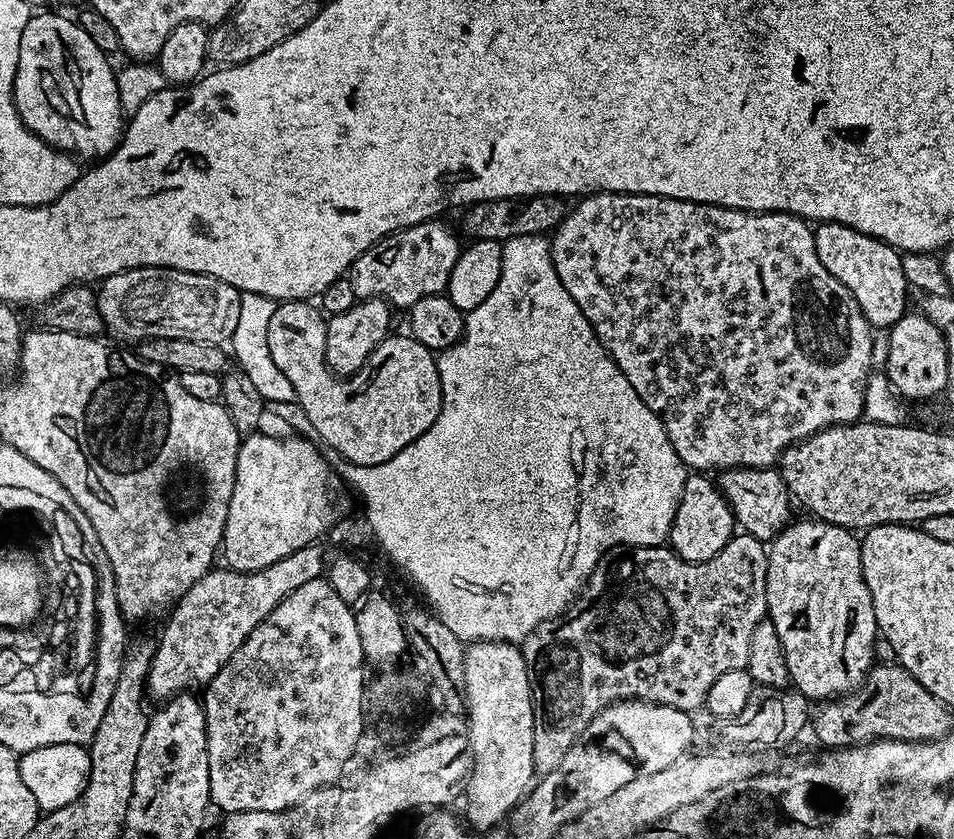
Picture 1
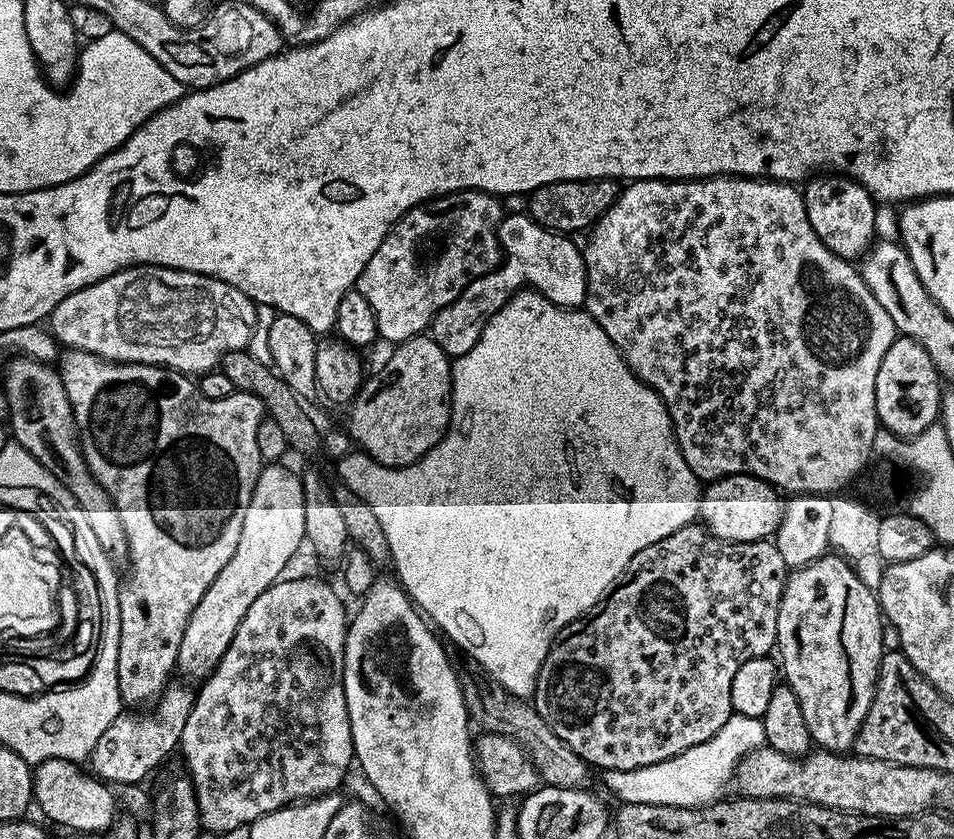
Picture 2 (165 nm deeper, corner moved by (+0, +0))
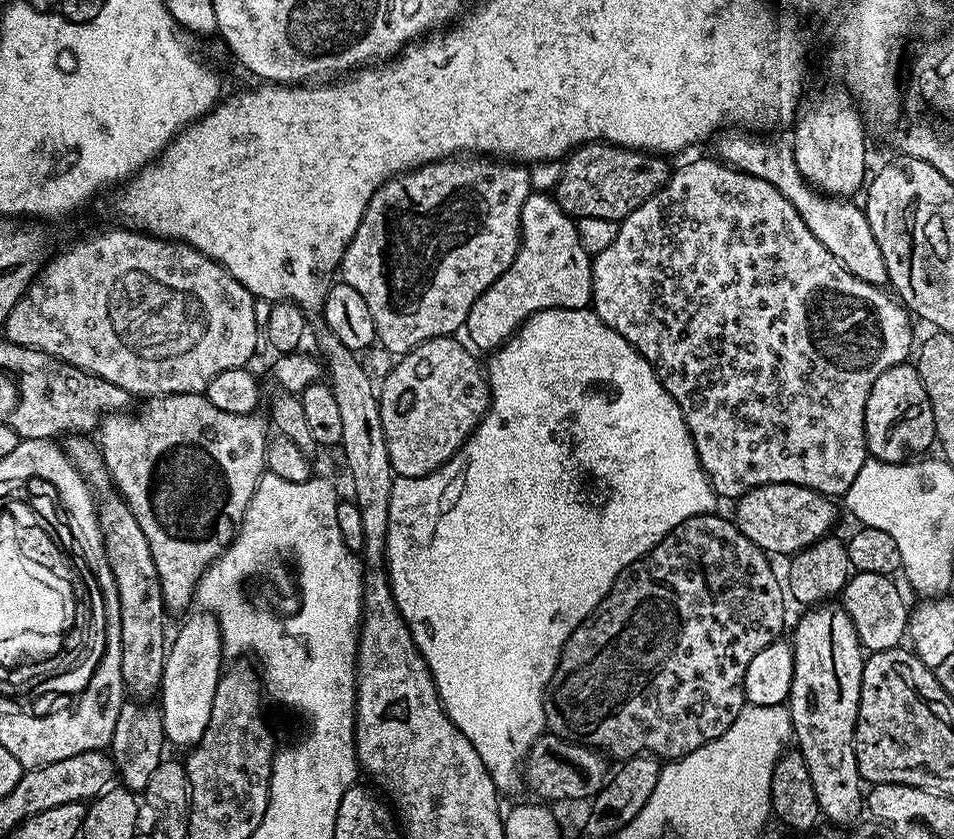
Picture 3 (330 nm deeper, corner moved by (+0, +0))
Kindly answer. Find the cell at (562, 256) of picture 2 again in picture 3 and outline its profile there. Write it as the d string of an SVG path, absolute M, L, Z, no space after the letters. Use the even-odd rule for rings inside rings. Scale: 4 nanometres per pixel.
M530 194L522 206L520 215L520 249L503 274L488 287L485 292L470 306L470 314L466 318L463 331L468 332L467 339L473 349L481 348L484 354L491 353L508 343L508 339L520 331L521 324L529 320L536 312L547 308L583 308L587 309L592 302L592 262L584 244L580 241L580 232L576 229L577 221L558 207L551 195L536 196Z

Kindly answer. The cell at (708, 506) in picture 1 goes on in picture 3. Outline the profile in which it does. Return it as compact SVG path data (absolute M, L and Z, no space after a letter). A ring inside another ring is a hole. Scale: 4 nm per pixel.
M767 484L751 488L735 504L736 529L773 557L791 557L815 540L821 540L833 531L832 523L836 520L836 508L832 505L835 503L829 497L797 484Z

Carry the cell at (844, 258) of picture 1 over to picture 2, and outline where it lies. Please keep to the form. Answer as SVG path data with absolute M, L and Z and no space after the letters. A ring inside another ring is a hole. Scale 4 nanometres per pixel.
M816 174L803 185L804 205L814 226L814 234L843 260L856 262L867 253L877 239L875 212L877 201L857 180L844 174Z

